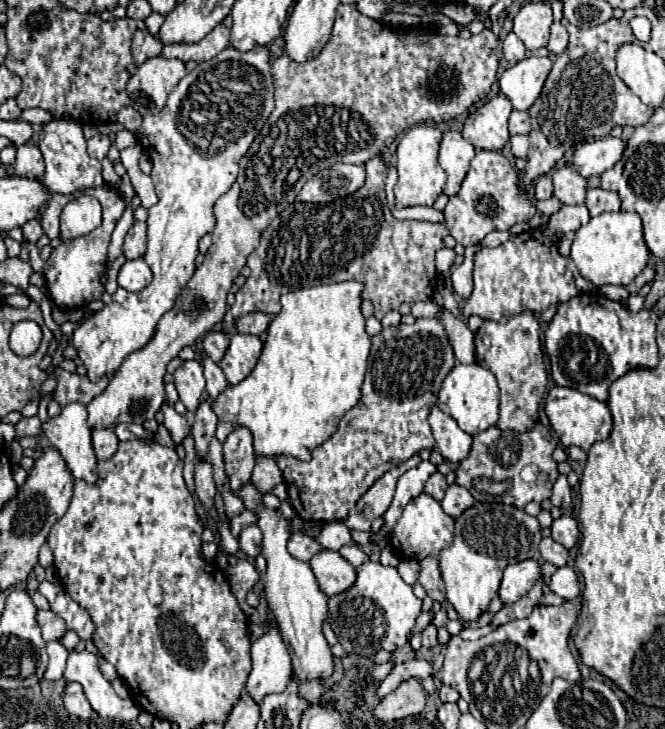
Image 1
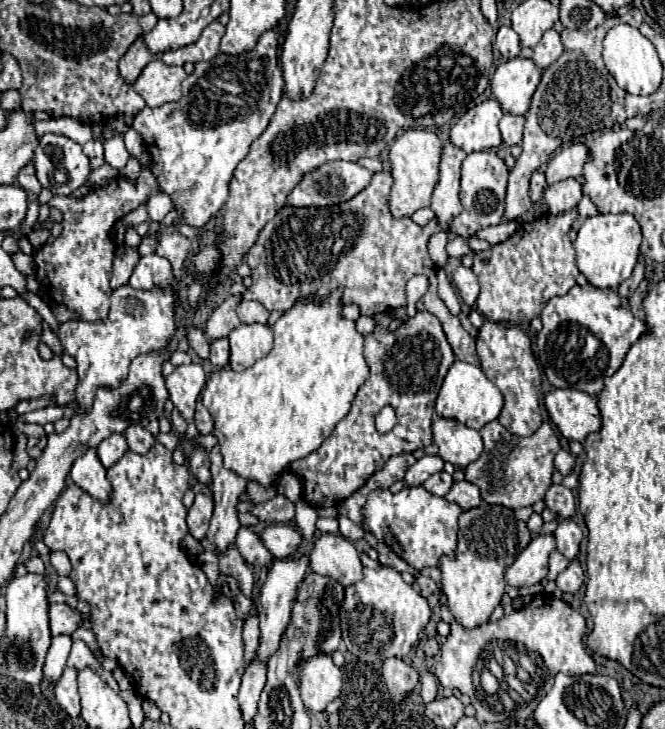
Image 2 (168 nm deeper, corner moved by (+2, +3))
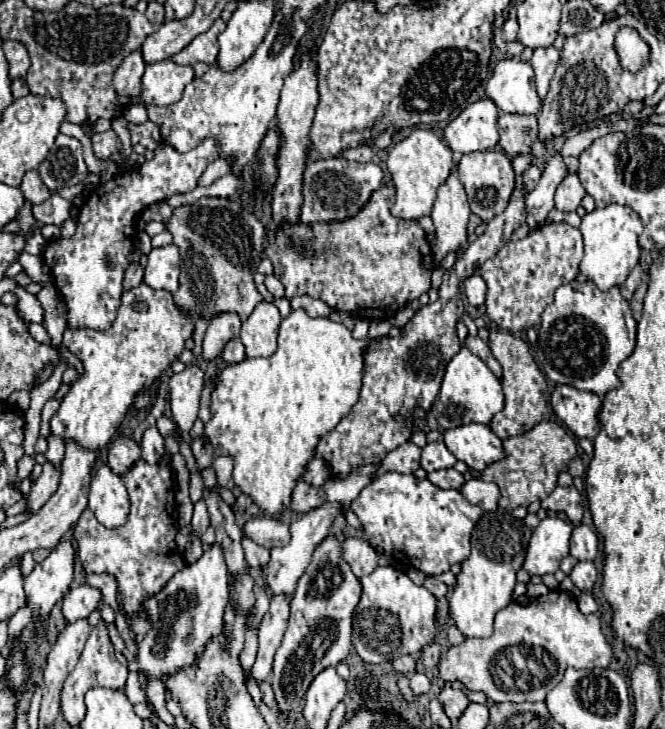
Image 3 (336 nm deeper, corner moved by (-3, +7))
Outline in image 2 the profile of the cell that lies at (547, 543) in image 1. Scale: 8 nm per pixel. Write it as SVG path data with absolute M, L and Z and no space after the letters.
M553 551L551 555L549 555L549 579L555 579L557 577L557 573L561 573L565 567L569 565L569 559L563 555L563 553L559 553L559 551Z

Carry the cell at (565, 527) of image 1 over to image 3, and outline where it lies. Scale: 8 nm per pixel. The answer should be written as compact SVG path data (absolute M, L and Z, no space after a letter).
M578 525L574 527L572 539L570 539L570 555L578 561L594 561L598 555L598 537L596 533L586 527Z

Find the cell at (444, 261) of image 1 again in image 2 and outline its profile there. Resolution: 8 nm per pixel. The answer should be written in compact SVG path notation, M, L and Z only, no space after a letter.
M455 237L453 241L449 241L445 249L447 249L449 257L463 257L463 255L469 253L469 247L467 247L467 243L465 243L463 237Z

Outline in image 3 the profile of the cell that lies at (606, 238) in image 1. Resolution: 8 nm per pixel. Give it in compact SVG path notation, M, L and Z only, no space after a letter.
M608 205L604 209L594 209L586 213L580 231L584 235L584 257L580 261L580 271L602 291L622 285L628 273L638 265L640 245L638 235L642 233L642 221L638 213L624 205Z

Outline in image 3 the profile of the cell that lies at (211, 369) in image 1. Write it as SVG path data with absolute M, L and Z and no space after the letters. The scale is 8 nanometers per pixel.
M166 245L152 249L148 255L148 265L144 269L144 283L154 289L166 289L174 293L178 289L178 275L180 275L180 257L178 247Z

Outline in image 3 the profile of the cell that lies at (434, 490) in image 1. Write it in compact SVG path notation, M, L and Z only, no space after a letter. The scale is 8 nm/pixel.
M438 469L428 475L428 479L440 489L460 489L464 485L464 477L456 469Z

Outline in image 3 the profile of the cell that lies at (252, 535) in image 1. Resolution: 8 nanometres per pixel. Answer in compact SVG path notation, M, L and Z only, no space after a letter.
M242 539L242 549L244 549L244 555L246 555L246 563L252 567L252 569L262 569L264 565L268 565L268 559L270 559L270 551L256 545L254 541L250 539Z

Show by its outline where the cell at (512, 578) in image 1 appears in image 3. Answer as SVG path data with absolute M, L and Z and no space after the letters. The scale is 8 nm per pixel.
M546 517L544 521L540 521L540 525L532 533L524 569L530 575L556 573L560 561L570 553L572 531L574 525L560 517Z

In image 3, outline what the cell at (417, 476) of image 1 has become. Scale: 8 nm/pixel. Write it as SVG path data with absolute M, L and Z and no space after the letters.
M428 443L422 449L422 459L420 465L426 469L426 473L432 473L436 469L448 469L456 465L456 457L454 453L448 451L448 447L444 443Z

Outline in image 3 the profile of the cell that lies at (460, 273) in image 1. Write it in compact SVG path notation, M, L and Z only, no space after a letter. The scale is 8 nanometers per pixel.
M472 275L464 281L464 293L466 293L466 299L470 305L478 307L486 301L486 283L480 275Z

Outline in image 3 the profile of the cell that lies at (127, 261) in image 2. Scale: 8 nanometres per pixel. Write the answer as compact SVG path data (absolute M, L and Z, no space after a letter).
M132 263L132 265L126 269L126 273L124 273L124 289L128 291L128 289L138 287L138 285L142 283L142 279L144 279L144 269L142 269L140 265Z

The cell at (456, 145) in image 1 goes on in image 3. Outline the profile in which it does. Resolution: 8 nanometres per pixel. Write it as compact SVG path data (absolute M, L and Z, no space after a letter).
M456 169L448 181L438 187L430 217L436 227L436 245L432 247L432 253L436 261L442 261L450 251L460 251L468 239L470 207Z

